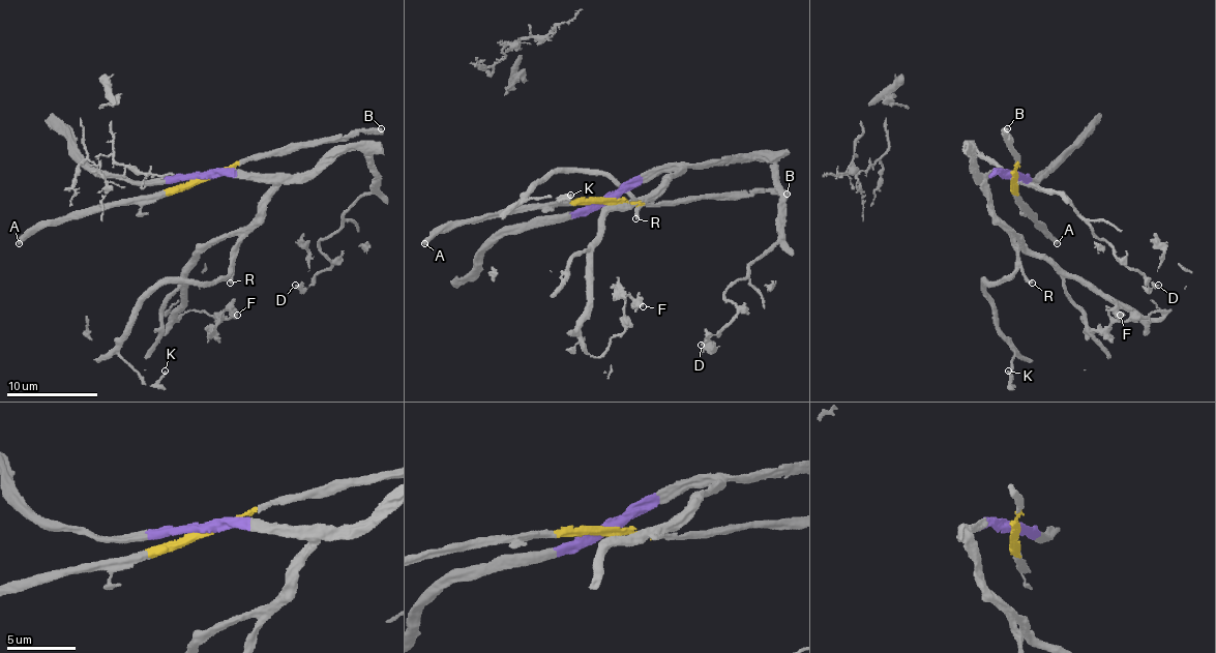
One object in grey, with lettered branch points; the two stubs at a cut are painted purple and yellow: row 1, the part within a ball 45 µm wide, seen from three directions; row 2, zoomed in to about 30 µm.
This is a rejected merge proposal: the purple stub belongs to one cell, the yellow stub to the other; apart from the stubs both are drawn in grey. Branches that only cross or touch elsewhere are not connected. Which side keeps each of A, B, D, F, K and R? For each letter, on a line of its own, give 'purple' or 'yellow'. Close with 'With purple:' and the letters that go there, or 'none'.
A: yellow
B: yellow
D: purple
F: purple
K: purple
R: purple
With purple: D, F, K, R

